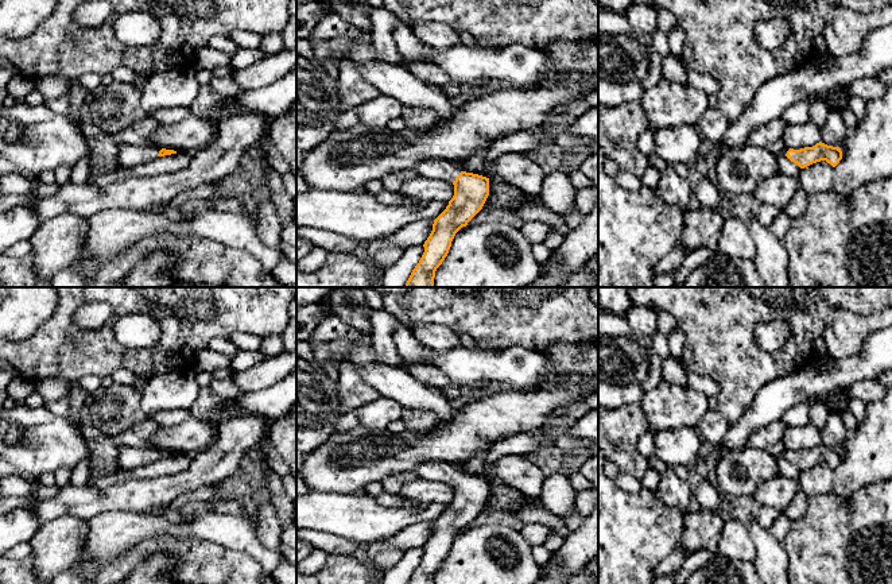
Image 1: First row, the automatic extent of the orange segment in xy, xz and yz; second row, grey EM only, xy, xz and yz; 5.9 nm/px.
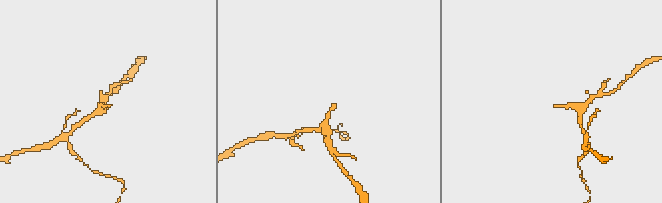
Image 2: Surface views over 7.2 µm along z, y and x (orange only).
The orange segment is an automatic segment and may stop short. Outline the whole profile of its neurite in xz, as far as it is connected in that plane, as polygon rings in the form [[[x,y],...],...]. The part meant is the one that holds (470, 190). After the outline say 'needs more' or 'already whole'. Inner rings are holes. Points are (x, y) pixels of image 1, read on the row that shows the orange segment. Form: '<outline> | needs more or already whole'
[[[426,159],[415,169],[424,178],[454,185],[454,196],[434,220],[433,231],[423,244],[424,252],[406,283],[406,287],[434,287],[435,271],[447,256],[455,233],[482,209],[489,196],[489,178],[462,171],[443,159]]] | needs more

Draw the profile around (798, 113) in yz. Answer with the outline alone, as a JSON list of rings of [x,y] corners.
[[[800,100],[787,108],[782,115],[782,119],[788,124],[804,124],[810,121],[810,103],[808,100]]]

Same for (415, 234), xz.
[[[419,220],[403,227],[395,233],[376,239],[392,247],[407,250],[414,245],[423,245],[433,231],[434,220]]]

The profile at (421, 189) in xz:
[[[419,175],[404,181],[397,193],[419,202],[449,202],[454,196],[454,185],[443,179],[428,179]]]

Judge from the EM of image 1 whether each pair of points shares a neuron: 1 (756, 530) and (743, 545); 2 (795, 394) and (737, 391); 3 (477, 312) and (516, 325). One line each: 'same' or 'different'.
1: different
2: different
3: same

